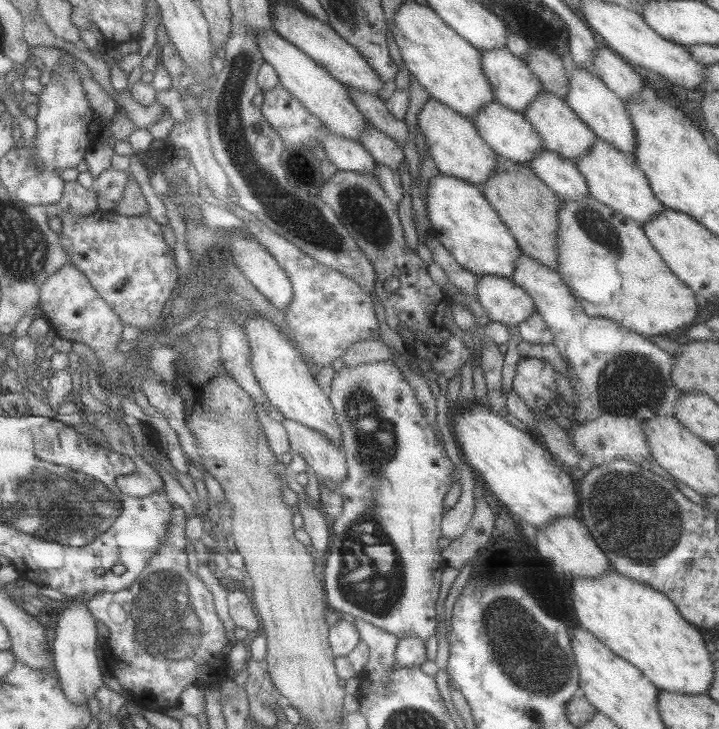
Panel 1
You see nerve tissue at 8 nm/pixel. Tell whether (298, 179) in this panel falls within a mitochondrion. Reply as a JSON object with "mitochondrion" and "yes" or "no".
{"mitochondrion":"yes"}

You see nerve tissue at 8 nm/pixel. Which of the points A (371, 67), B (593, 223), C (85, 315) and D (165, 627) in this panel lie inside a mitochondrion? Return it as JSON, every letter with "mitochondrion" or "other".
{"A":"other","B":"mitochondrion","C":"other","D":"mitochondrion"}

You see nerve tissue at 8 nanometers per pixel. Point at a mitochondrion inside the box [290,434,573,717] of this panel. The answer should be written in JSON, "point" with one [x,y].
{"point":[367,579]}

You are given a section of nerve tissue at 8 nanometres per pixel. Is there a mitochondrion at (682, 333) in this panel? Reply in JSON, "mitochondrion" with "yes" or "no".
{"mitochondrion":"no"}

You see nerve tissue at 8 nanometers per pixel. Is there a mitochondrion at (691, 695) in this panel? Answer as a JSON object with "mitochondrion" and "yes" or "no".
{"mitochondrion":"no"}

